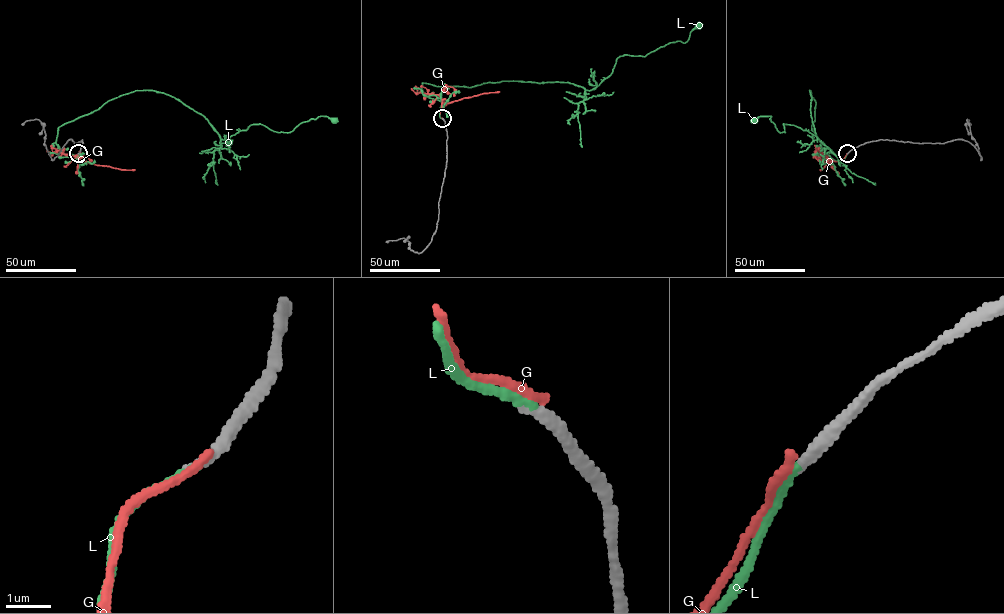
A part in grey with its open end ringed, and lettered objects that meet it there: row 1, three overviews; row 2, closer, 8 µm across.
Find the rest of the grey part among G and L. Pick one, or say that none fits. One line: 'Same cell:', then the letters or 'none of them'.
Same cell: L

